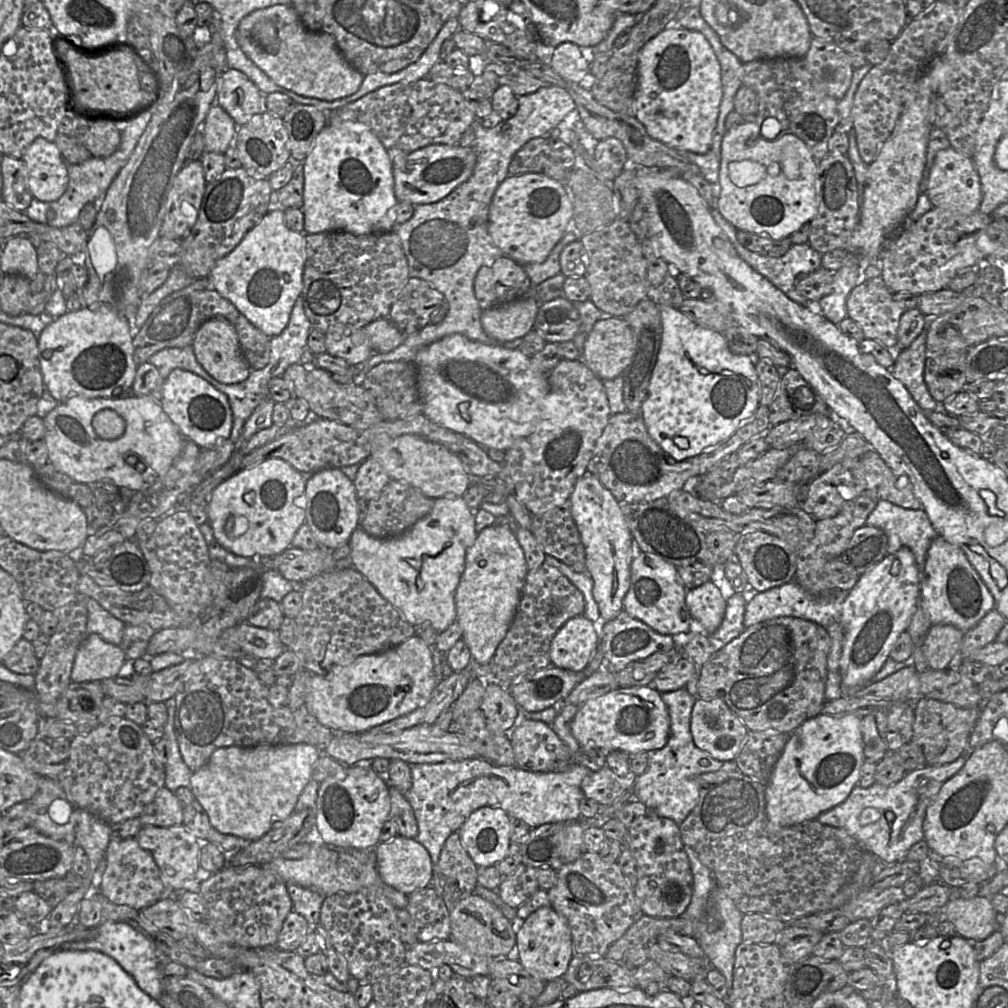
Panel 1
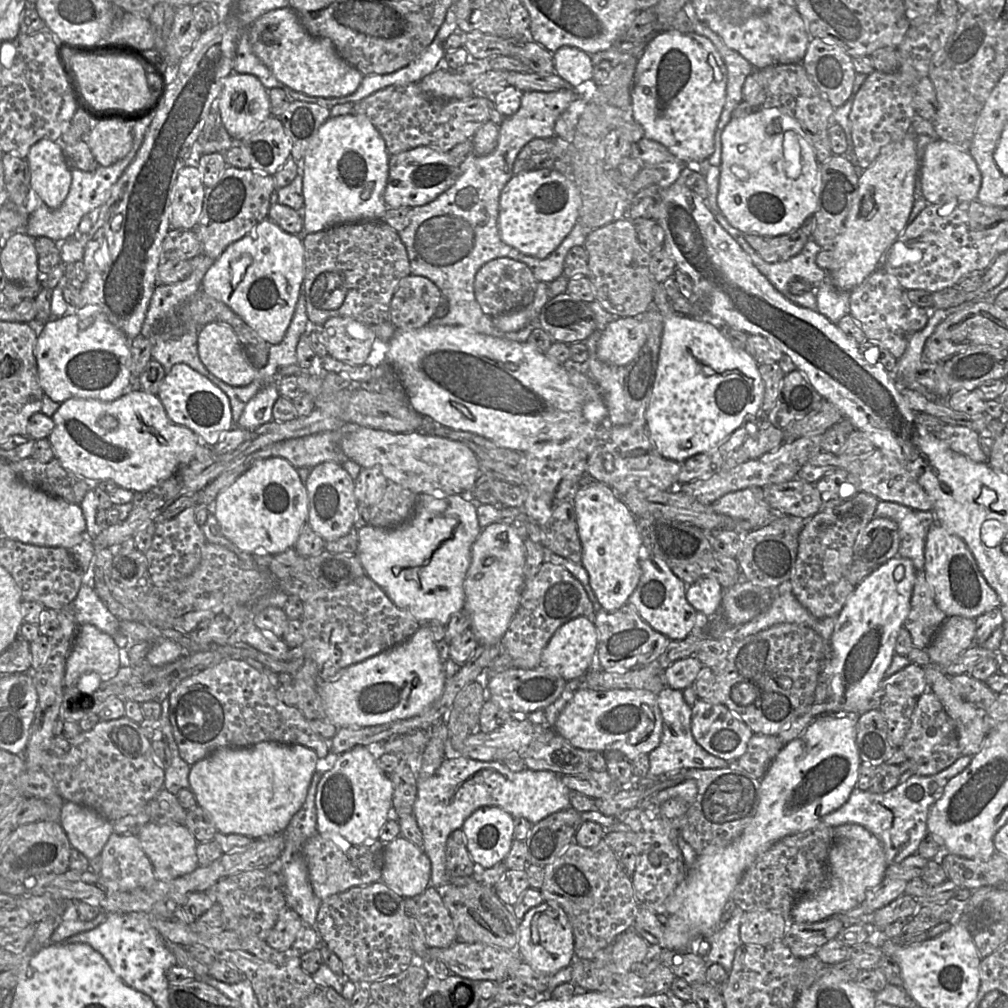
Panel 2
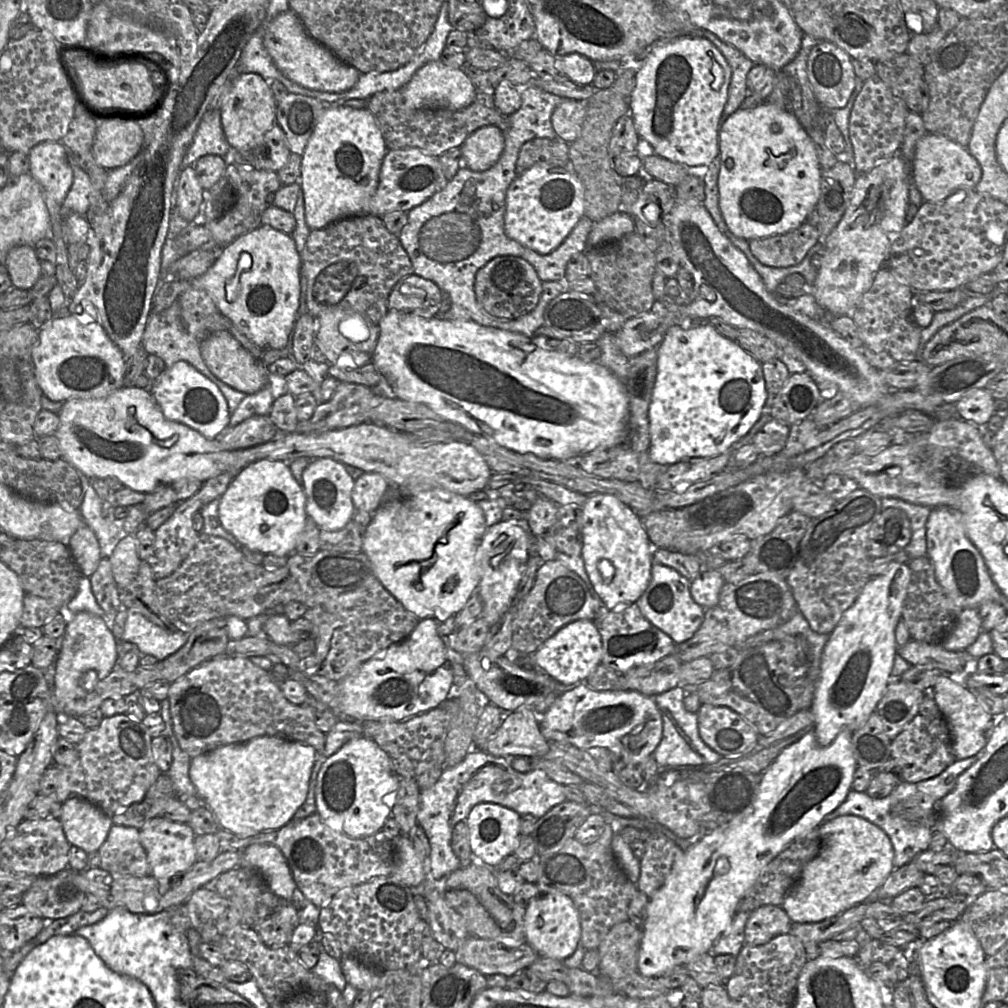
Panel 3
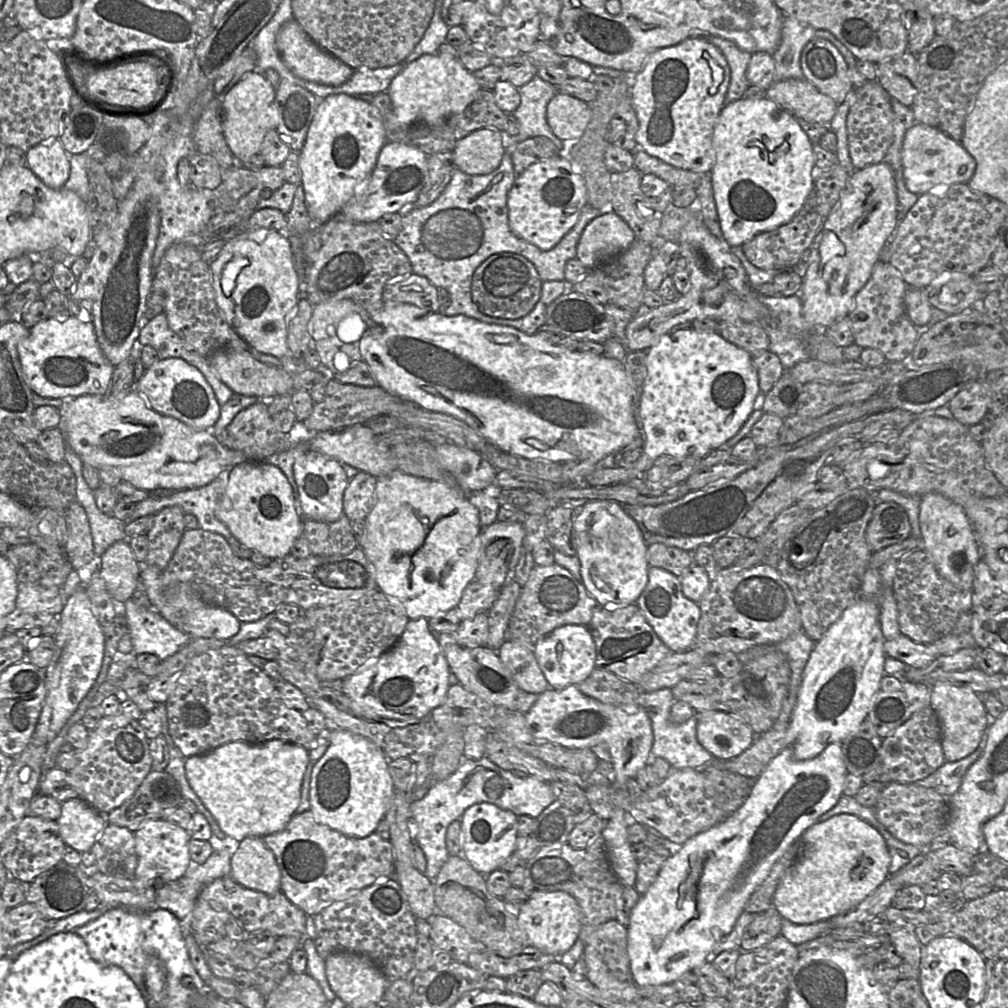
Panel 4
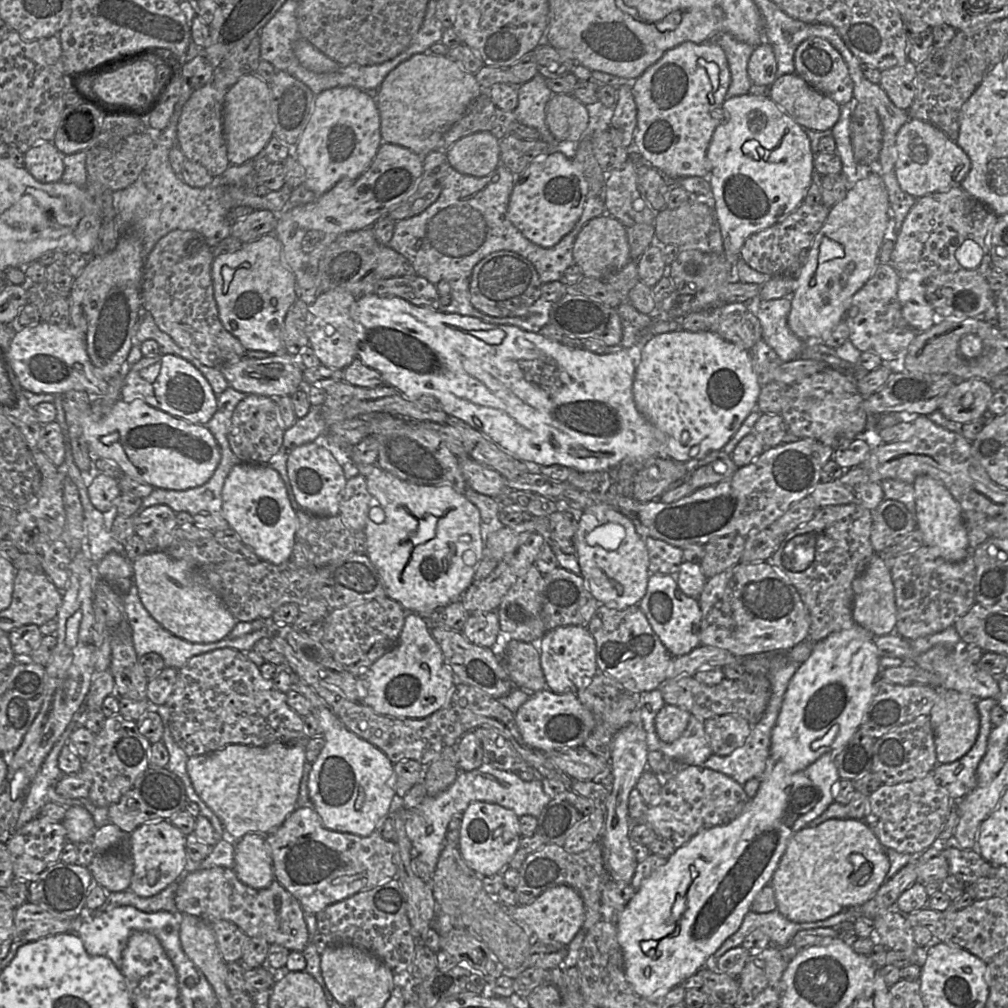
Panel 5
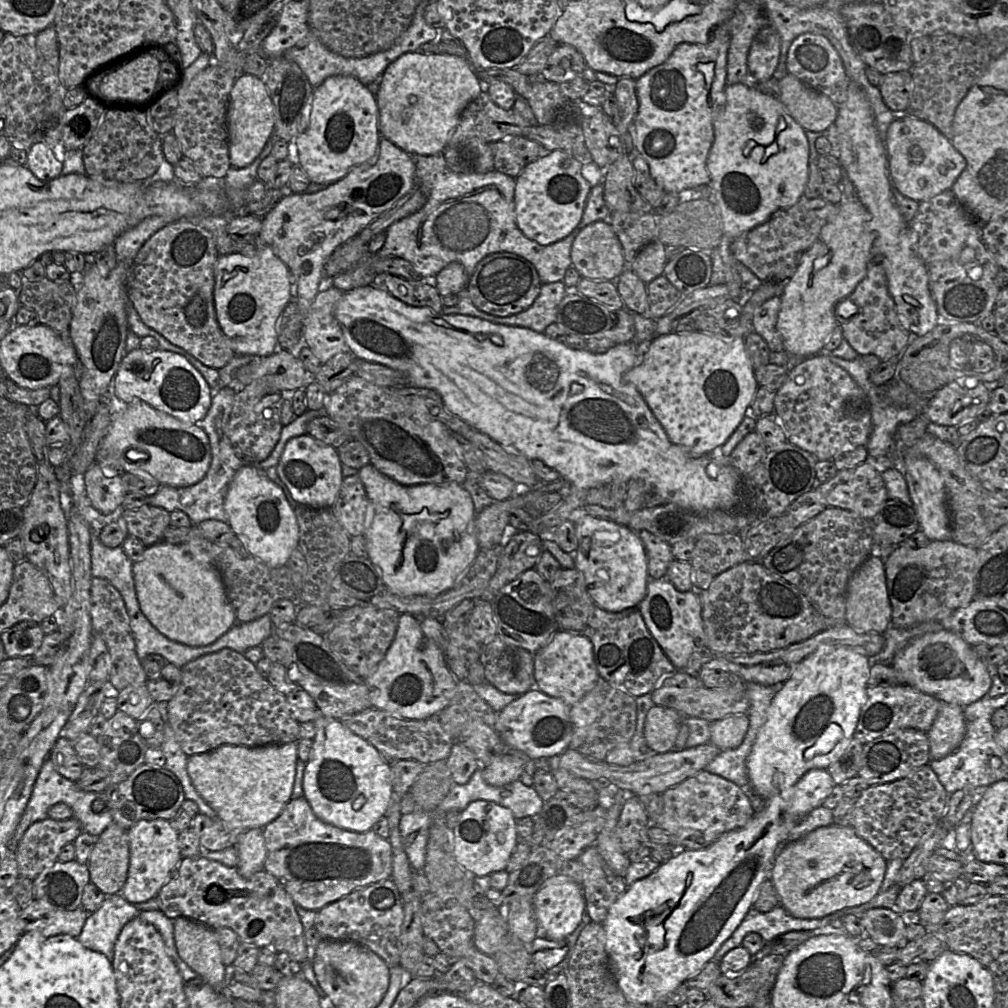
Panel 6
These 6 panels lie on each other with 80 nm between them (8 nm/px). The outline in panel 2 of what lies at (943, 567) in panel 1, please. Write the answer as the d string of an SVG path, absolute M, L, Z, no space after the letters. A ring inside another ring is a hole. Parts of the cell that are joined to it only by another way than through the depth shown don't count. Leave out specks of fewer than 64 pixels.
M937 521L932 524L926 535L924 556L926 580L933 590L938 608L947 617L963 616L975 619L993 608L1000 608L1002 605L998 594L983 577L966 543Z

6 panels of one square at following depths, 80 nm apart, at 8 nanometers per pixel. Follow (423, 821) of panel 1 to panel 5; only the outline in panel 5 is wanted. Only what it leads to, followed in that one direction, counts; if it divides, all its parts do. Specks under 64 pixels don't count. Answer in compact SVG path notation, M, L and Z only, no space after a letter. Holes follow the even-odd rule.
M483 763L472 771L460 771L455 782L445 791L435 797L426 797L417 807L406 810L405 827L407 836L415 850L415 856L424 862L432 873L439 856L446 846L446 831L448 824L457 813L464 813L472 802L488 802L511 809L518 817L530 815L538 817L551 798L544 792L541 779L533 781L521 780L517 773L493 768Z

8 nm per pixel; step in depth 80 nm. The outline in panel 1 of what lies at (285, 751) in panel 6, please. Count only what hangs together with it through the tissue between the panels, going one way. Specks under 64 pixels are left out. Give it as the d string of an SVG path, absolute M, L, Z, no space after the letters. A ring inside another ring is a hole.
M306 743L221 747L211 754L200 769L192 773L190 790L207 813L214 829L251 842L263 837L276 823L286 820L293 813L300 795L312 779L313 767L320 756L319 748Z

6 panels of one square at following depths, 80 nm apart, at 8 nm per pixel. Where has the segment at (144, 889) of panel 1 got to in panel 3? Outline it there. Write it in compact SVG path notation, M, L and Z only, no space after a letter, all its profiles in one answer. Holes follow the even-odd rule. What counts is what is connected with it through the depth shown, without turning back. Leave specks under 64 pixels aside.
M112 825L97 853L99 868L112 875L137 878L150 876L150 866L139 841L138 829Z

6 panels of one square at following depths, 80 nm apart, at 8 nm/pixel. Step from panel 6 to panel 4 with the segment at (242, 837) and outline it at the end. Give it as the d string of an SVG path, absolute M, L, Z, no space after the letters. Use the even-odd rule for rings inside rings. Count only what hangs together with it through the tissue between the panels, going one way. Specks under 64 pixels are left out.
M247 837L231 858L231 878L240 885L265 894L281 891L281 872L263 837Z

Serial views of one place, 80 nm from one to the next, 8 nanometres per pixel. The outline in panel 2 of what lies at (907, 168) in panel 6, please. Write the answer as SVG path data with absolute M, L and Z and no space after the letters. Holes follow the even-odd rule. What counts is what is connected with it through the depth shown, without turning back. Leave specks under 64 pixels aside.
M938 139L925 148L920 168L923 197L928 203L940 204L950 200L969 202L977 200L981 173L969 152L945 140Z

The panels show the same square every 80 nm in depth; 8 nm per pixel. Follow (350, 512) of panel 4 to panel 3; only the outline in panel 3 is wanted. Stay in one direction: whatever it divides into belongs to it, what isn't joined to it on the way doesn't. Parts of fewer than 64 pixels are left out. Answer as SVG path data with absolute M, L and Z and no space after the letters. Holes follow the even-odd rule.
M363 472L354 483L351 497L355 510L373 513L383 504L383 497L390 483L375 472Z

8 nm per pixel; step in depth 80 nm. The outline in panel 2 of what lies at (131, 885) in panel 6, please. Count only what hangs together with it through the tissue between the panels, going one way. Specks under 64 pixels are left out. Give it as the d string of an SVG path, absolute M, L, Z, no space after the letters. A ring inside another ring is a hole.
M149 822L137 837L141 848L151 861L157 880L169 881L191 873L199 866L196 854L198 842L185 825Z

